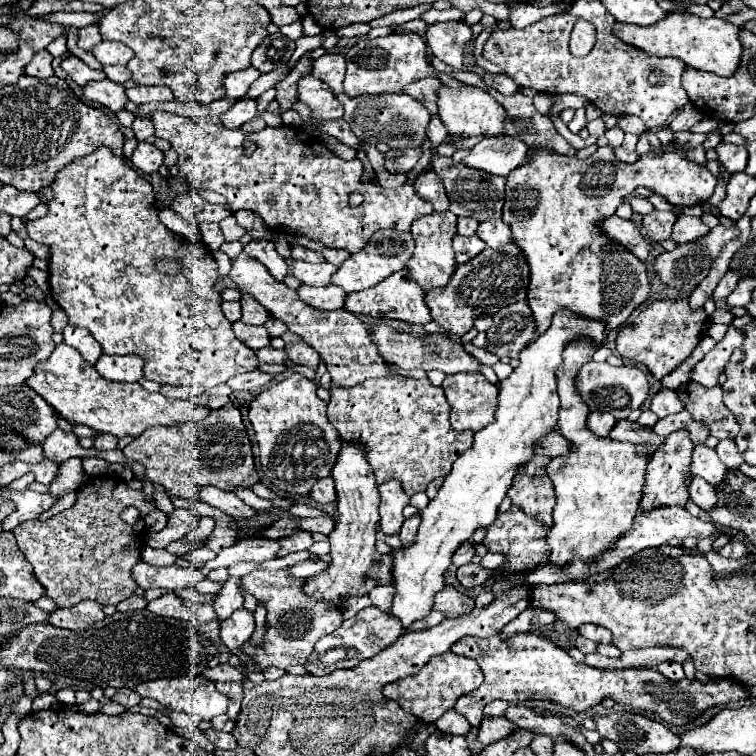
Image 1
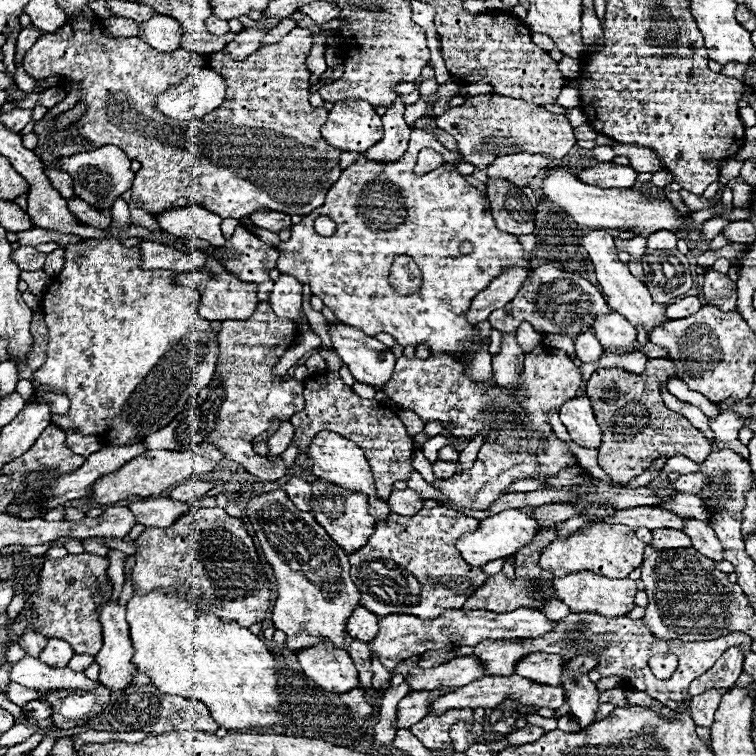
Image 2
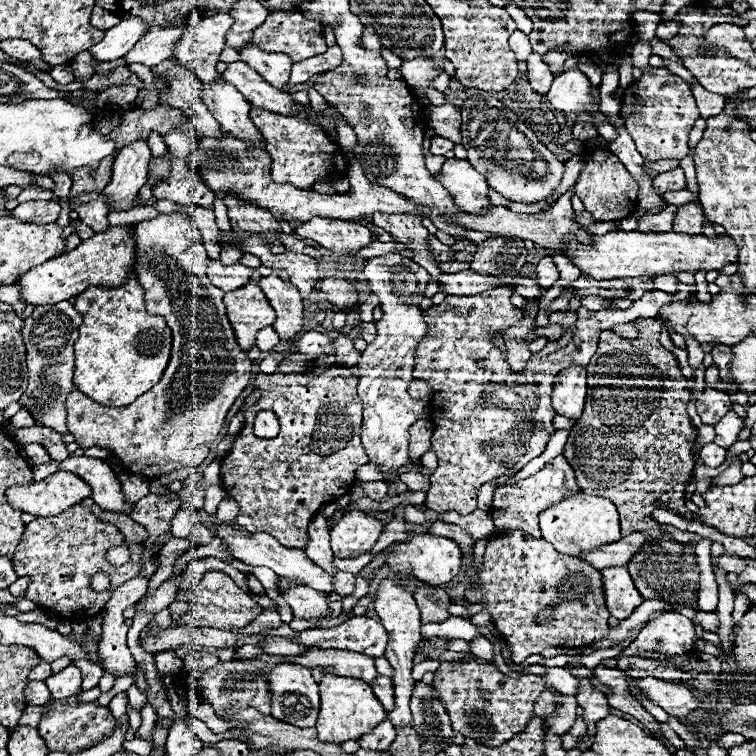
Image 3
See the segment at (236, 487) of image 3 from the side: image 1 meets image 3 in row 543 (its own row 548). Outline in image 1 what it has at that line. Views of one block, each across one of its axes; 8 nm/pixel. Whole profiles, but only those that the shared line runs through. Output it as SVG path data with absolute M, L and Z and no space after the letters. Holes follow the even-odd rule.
M296 528L292 534L284 536L284 538L278 538L276 540L280 544L280 552L278 552L278 558L284 558L286 554L290 552L298 552L298 550L308 550L314 540L312 540L312 534L306 532L306 530L300 530Z

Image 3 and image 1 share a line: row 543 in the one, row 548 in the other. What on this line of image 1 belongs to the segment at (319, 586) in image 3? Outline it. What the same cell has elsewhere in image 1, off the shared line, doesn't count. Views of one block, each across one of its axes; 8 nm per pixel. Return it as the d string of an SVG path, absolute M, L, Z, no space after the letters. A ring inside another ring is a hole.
M248 538L248 540L238 540L236 544L228 546L228 548L222 548L214 560L208 560L200 572L204 572L204 576L208 576L210 570L214 568L228 568L232 564L238 564L238 562L264 562L264 560L272 560L276 558L276 552L278 552L278 544L274 540L266 540L266 538Z

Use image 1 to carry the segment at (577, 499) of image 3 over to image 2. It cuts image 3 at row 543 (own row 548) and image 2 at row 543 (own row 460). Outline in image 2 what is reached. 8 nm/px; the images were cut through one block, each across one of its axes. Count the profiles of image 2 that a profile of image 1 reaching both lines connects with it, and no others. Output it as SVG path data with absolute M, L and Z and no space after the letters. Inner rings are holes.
M592 522L582 530L570 534L566 540L556 538L542 550L540 566L552 570L556 578L574 574L574 572L596 572L608 578L626 578L632 570L640 568L642 554L646 544L636 538L634 530L624 524L606 524L606 522Z

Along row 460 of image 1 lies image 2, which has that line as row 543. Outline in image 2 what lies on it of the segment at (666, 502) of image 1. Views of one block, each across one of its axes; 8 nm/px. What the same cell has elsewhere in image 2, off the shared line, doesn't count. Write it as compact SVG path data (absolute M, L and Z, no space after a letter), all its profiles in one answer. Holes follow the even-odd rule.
M656 528L652 530L654 540L650 542L656 550L668 550L668 548L688 548L690 538L680 530L668 530L668 528Z

